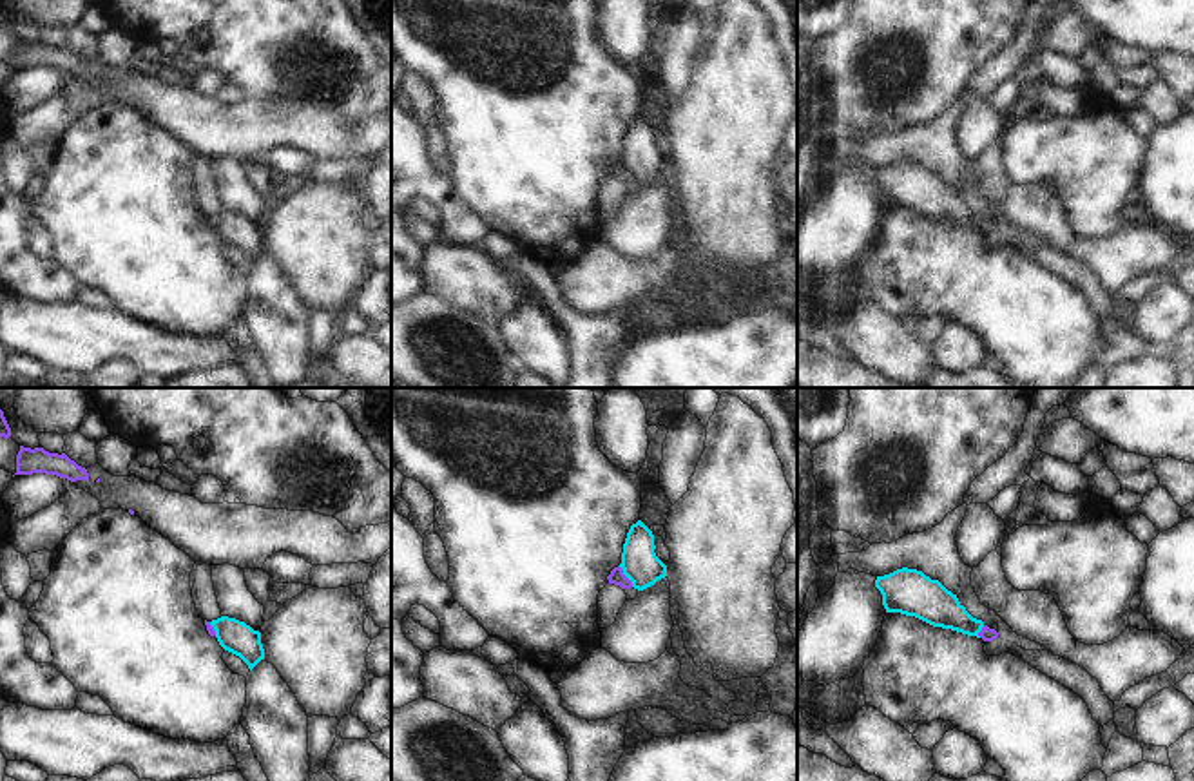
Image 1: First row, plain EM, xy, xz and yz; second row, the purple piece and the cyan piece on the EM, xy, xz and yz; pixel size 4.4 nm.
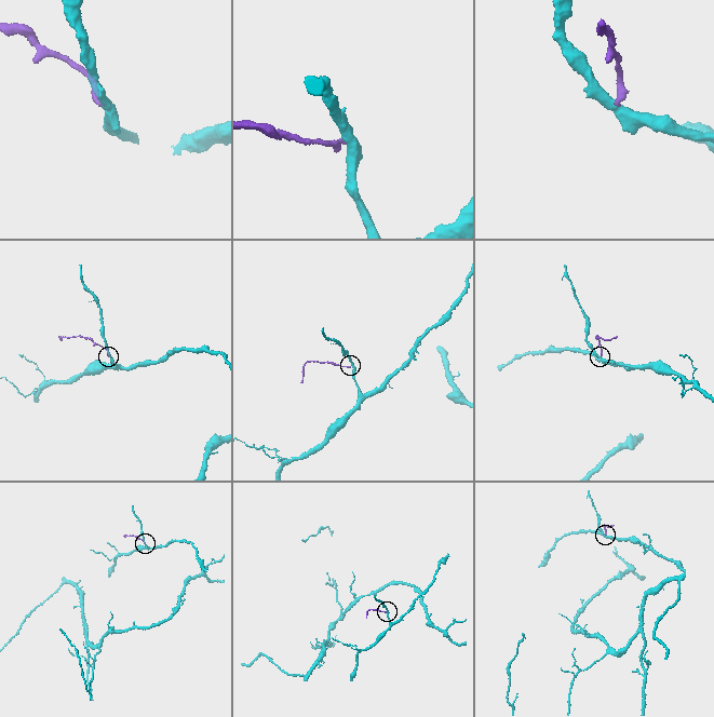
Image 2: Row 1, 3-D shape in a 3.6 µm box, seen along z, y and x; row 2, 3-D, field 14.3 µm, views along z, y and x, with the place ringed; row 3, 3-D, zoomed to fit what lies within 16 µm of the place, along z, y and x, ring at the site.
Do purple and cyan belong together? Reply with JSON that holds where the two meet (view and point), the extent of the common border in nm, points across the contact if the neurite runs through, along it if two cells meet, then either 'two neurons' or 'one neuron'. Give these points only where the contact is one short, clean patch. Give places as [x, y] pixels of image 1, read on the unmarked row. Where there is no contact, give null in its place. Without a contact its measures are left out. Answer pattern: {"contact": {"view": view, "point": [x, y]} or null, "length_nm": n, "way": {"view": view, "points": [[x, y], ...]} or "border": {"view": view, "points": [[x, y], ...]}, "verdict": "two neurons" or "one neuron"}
{"contact": {"view": "xz", "point": [625, 171]}, "length_nm": 120, "border": {"view": "xz", "points": [[618, 160], [633, 180]]}, "verdict": "two neurons"}

